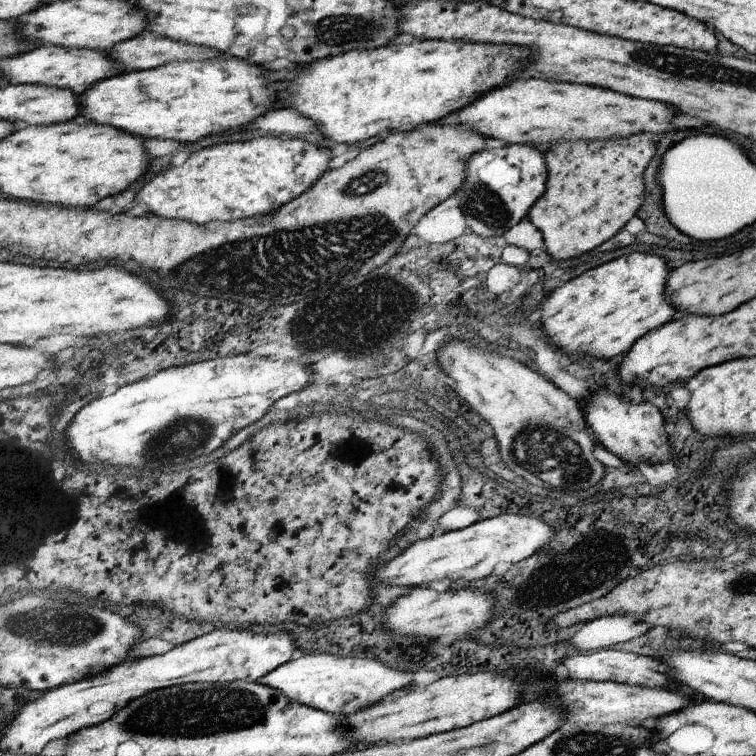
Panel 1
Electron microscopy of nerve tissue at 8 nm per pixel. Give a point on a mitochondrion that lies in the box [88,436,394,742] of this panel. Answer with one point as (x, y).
(192, 713)

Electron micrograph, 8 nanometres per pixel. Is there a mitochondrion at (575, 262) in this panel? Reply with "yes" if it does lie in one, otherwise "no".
no

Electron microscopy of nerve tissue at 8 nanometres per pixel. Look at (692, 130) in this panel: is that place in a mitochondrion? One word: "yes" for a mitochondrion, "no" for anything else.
no

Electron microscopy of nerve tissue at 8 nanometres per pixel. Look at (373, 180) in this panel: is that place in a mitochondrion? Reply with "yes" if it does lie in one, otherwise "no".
yes

